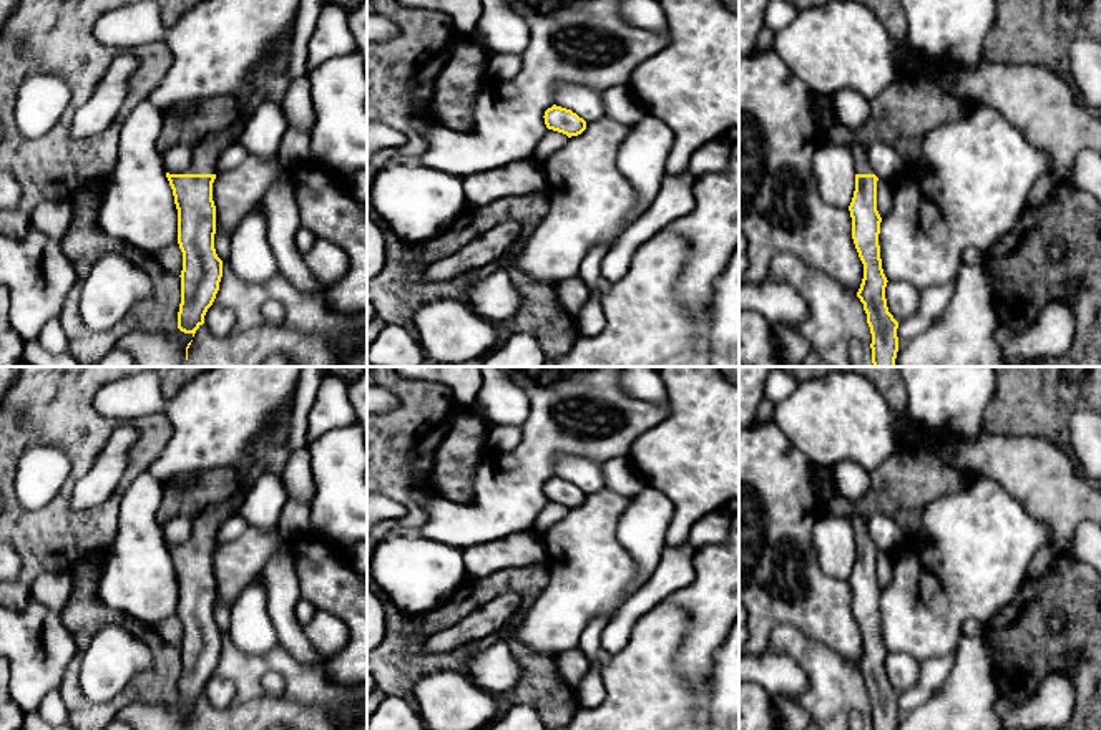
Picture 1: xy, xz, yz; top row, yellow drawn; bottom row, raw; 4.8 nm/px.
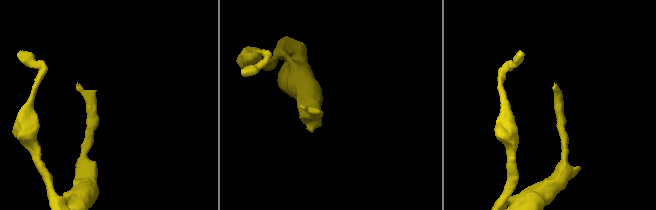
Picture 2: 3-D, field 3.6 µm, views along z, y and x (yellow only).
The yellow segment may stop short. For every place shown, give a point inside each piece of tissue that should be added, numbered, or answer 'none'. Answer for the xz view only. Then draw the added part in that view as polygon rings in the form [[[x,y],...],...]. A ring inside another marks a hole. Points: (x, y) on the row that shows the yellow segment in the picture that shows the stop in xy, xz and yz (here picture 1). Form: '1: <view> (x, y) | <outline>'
none

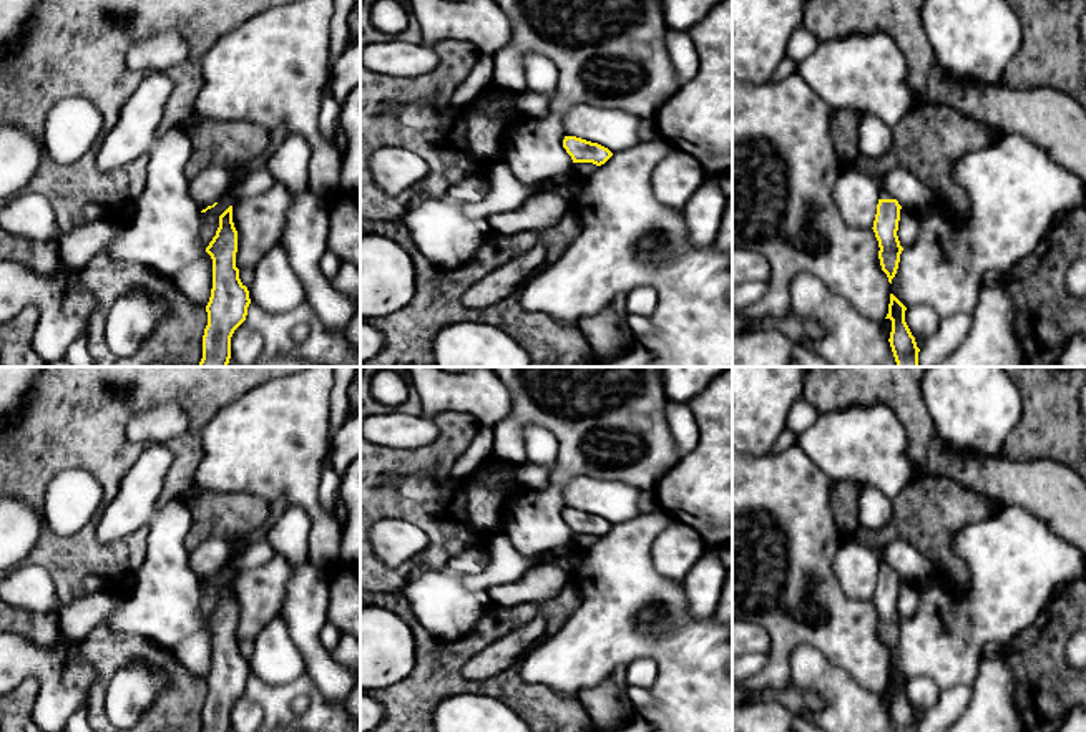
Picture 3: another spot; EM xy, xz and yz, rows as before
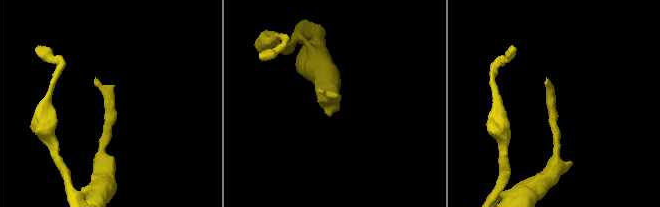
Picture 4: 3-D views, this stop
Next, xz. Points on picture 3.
none

